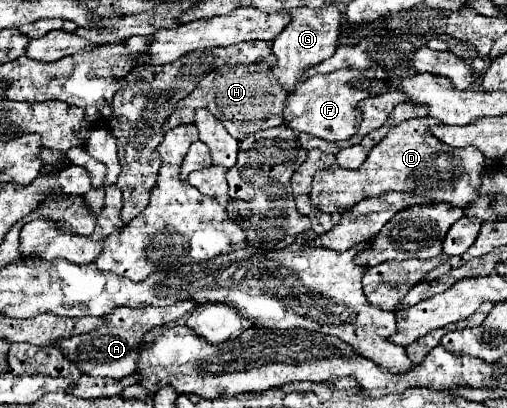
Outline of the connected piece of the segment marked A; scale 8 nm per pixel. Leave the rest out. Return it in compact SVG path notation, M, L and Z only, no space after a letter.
M187 299L179 301L167 307L137 307L137 309L115 309L107 319L105 327L99 327L91 333L75 335L69 337L69 341L61 341L57 345L65 357L69 357L71 363L75 363L83 373L87 375L101 375L101 377L111 377L111 379L123 379L133 373L137 365L137 353L139 353L139 343L141 337L153 329L153 327L163 327L169 325L177 319L181 319L185 313L189 313L197 303Z

